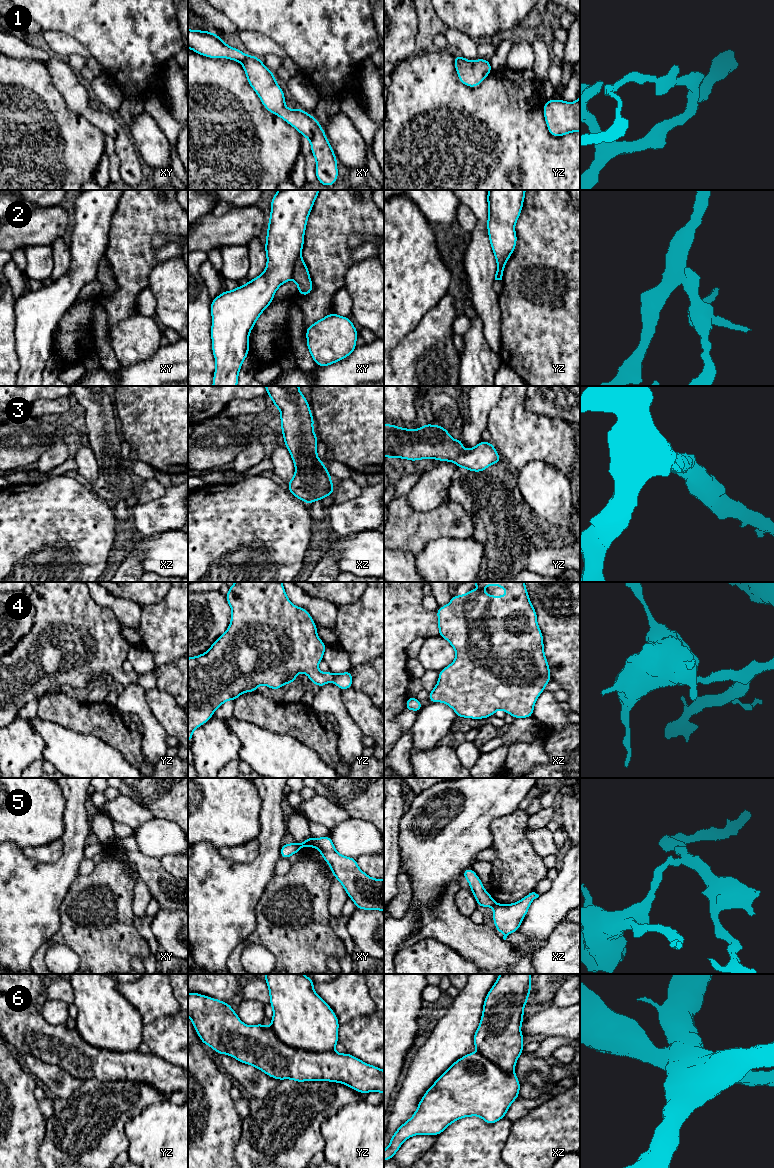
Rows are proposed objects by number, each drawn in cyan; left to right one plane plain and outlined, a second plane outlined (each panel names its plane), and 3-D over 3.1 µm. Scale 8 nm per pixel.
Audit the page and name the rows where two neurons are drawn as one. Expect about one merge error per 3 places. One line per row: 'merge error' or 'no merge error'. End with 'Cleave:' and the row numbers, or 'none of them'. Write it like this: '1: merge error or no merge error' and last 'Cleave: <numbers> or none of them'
1: merge error
2: merge error
3: no merge error
4: no merge error
5: merge error
6: merge error
Cleave: 1, 2, 5, 6

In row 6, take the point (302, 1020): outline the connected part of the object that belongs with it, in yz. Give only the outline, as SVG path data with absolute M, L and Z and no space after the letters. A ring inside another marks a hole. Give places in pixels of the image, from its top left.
M265 974L273 1008L271 1028L277 1037L295 1050L333 1051L338 1041L339 1022L331 1007L313 990L314 981L303 974Z

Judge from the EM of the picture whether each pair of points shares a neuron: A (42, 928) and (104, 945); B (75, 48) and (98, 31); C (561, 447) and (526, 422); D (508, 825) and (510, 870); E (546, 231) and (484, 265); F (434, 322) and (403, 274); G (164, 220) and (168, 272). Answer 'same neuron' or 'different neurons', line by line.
A: different neurons
B: different neurons
C: same neuron
D: same neuron
E: different neurons
F: different neurons
G: different neurons

